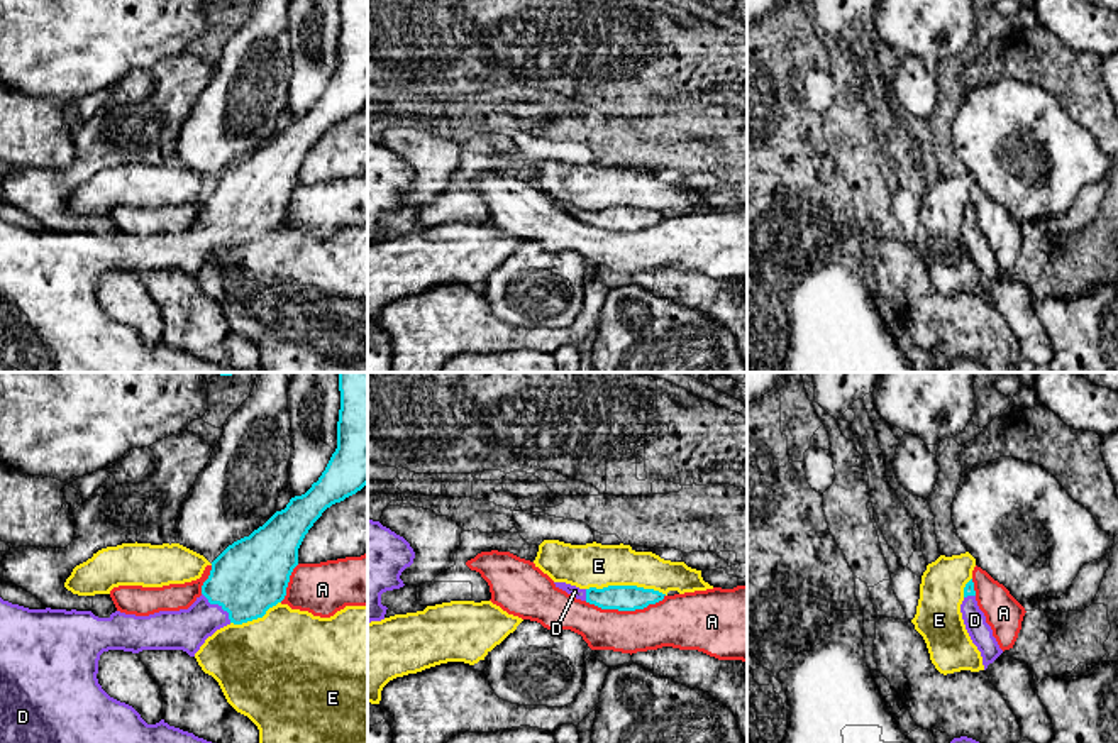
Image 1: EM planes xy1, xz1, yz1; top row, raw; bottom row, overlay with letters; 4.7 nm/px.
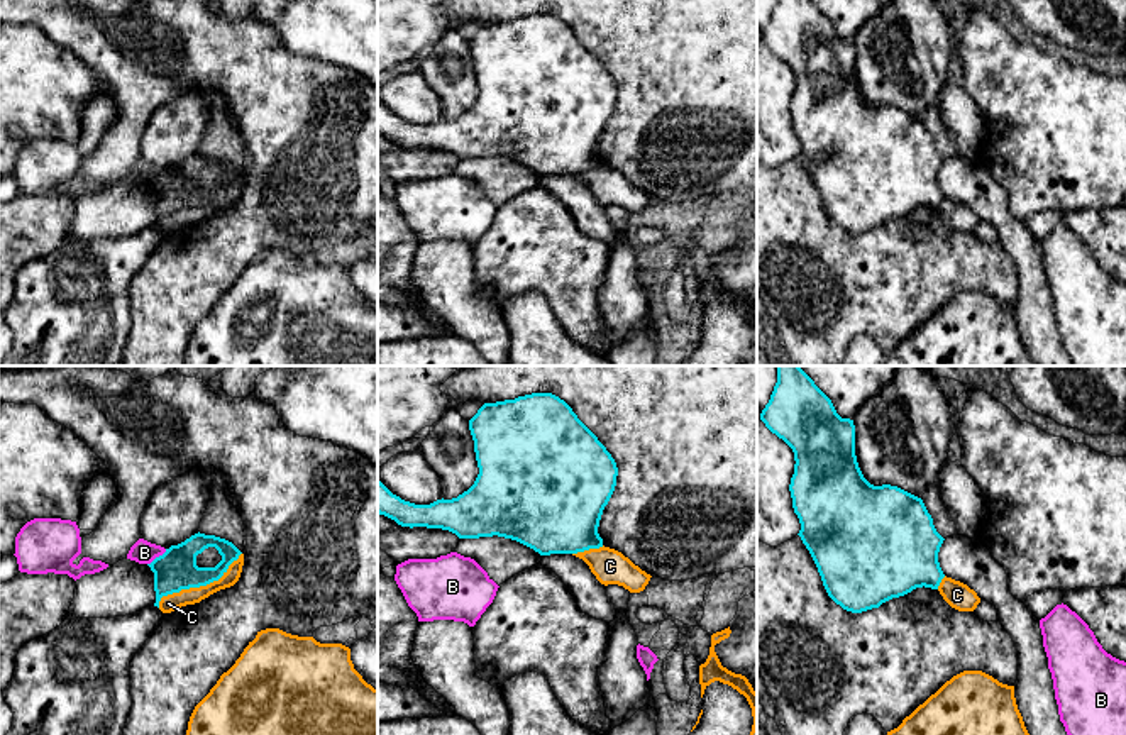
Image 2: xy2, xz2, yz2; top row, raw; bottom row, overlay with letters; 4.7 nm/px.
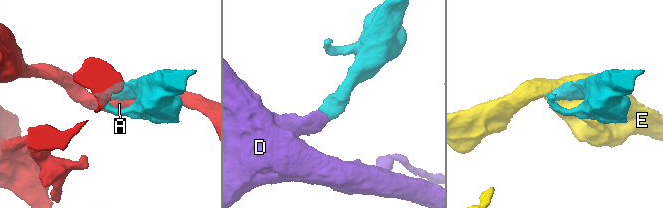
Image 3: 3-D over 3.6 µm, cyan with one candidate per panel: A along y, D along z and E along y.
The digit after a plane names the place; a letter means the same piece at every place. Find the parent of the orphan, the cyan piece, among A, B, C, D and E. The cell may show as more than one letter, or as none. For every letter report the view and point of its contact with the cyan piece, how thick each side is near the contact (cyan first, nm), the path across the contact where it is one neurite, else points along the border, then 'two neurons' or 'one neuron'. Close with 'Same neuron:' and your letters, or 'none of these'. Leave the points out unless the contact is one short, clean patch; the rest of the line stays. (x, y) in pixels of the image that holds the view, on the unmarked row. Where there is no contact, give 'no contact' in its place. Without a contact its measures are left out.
A: contact xz1 (625, 231); calibres 130 and 240 nm; two neurons
B: contact xy2 (156, 178); calibres 200 and 110 nm; border xy2 (166, 170), (148, 185); two neurons
C: contact xy2 (198, 207); calibres 200 and 80 nm; border xy2 (241, 173), (217, 200), (168, 214), (158, 227); two neurons
D: contact xy1 (219, 225); calibres 360 and 200 nm; way xy1 (251, 197), (219, 225), (187, 251); one neuron
E: contact xz1 (627, 207); calibres 130 and 220 nm; two neurons
Same neuron: D

